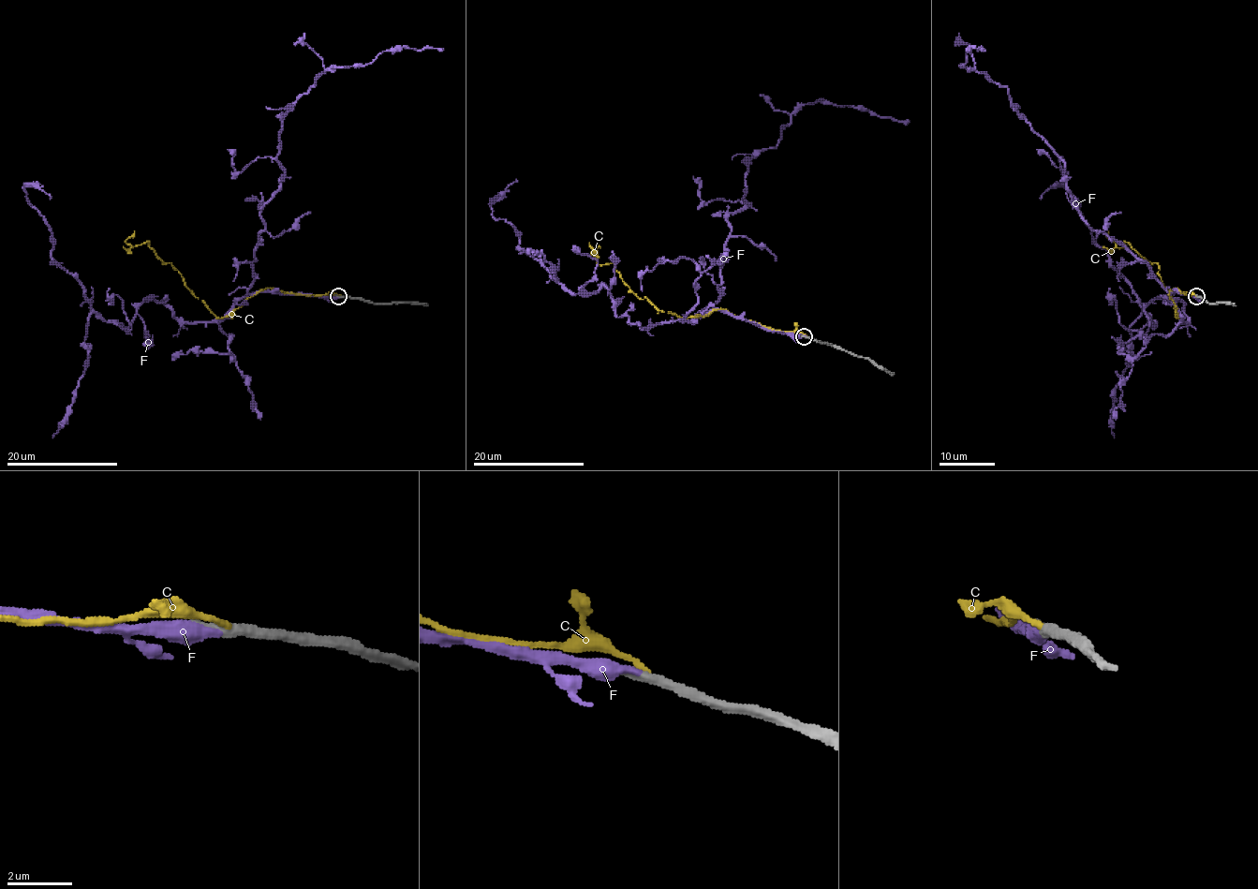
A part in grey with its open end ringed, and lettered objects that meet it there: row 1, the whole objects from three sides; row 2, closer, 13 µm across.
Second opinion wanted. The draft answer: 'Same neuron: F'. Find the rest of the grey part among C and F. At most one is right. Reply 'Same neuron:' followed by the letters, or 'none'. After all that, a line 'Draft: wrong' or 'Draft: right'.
Same neuron: F
Draft: right

